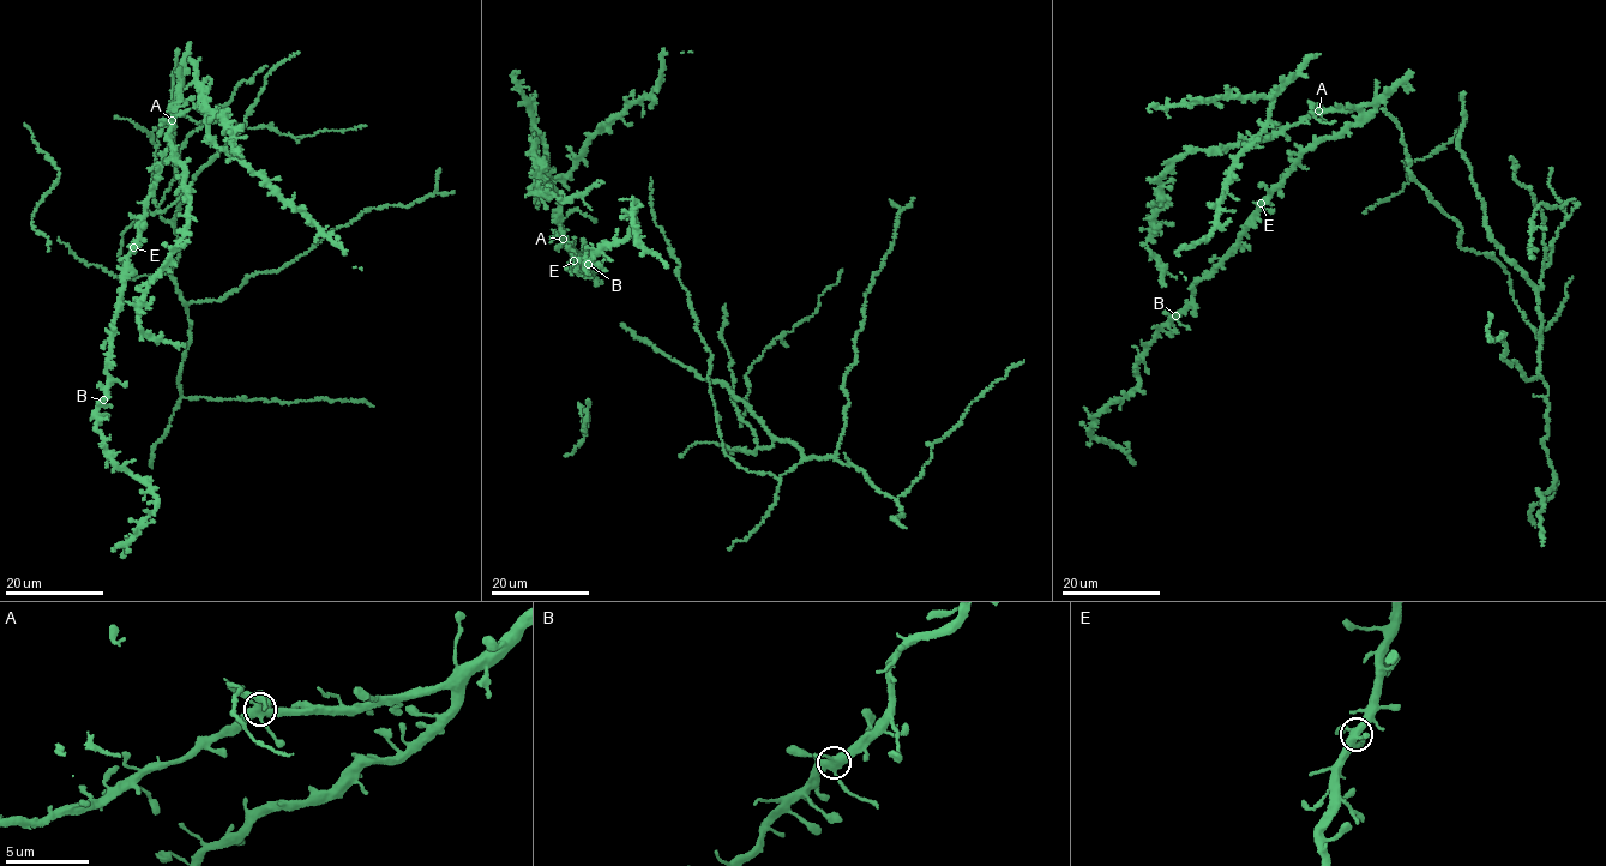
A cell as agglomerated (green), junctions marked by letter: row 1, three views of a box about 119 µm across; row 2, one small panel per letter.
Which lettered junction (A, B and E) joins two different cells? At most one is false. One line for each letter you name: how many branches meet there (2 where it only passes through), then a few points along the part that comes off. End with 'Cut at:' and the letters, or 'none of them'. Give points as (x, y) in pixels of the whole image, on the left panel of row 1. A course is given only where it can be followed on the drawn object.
A: branches 5; course (172, 120), (192, 109), (208, 118), (211, 110)
Cut at: A

